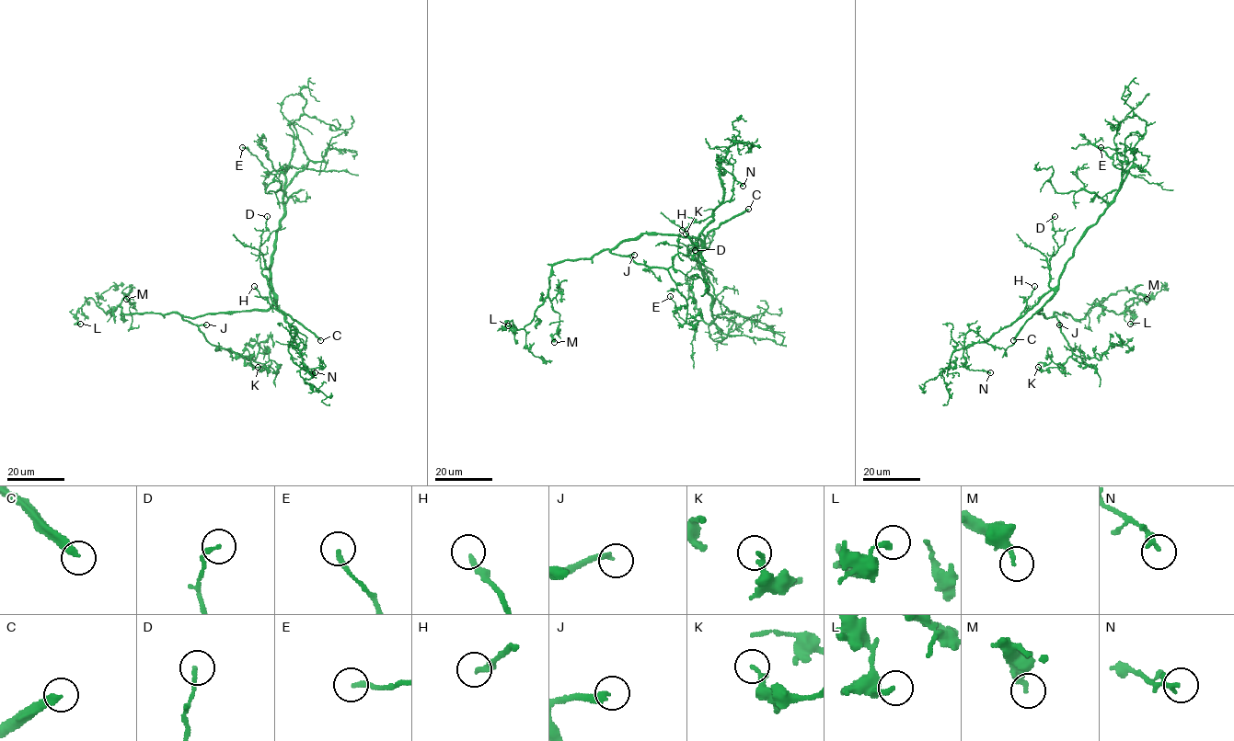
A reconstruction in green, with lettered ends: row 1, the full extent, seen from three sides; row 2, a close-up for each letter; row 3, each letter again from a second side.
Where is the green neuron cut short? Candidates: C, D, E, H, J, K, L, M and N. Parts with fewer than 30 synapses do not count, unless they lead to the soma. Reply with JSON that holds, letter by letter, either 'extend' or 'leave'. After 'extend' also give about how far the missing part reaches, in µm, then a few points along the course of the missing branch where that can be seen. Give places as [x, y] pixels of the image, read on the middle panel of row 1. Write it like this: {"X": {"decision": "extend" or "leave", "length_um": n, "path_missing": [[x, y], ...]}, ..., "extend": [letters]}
{"C": {"decision": "extend", "length_um": 70, "path_missing": [[748, 209], [767, 201], [777, 191], [803, 178], [819, 165], [846, 155]]}, "D": {"decision": "leave"}, "E": {"decision": "leave"}, "H": {"decision": "extend", "length_um": 35, "path_missing": [[682, 230], [661, 225], [650, 211], [630, 207], [619, 215], [610, 206]]}, "J": {"decision": "extend", "length_um": 50, "path_missing": [[634, 255], [642, 267], [645, 284], [667, 330], [667, 334], [659, 337], [658, 343], [652, 346]]}, "K": {"decision": "leave"}, "L": {"decision": "leave"}, "M": {"decision": "leave"}, "N": {"decision": "leave"}, "extend": ["C", "H", "J"]}

